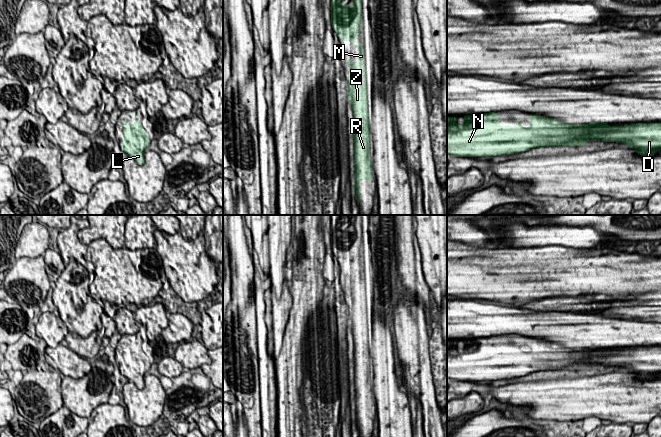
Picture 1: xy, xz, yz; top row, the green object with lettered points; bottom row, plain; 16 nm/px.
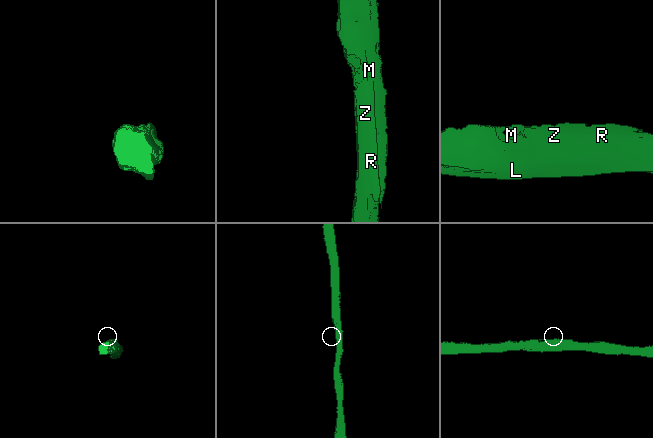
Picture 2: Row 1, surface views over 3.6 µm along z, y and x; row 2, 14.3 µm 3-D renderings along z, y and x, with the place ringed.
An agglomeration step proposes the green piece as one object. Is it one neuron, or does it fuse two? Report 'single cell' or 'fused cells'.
single cell

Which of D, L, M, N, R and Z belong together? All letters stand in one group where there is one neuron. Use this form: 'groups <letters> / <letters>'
groups D L M N R Z

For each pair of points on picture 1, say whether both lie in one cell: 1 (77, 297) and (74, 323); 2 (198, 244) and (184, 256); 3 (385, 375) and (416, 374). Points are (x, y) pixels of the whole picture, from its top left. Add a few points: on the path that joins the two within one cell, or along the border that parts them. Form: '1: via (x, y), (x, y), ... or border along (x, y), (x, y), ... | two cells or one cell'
1: via (74, 303), (74, 317) | one cell
2: via (195, 247), (187, 255) | one cell
3: border along (397, 369), (398, 372) | two cells

